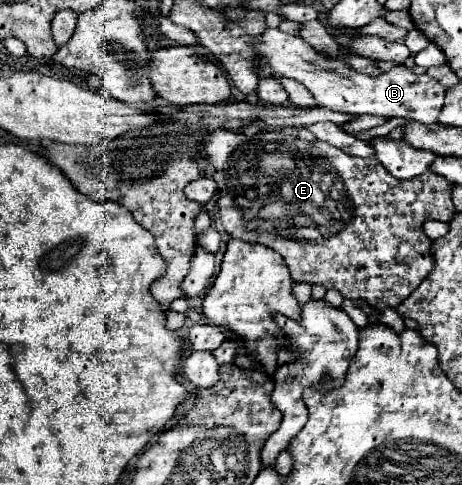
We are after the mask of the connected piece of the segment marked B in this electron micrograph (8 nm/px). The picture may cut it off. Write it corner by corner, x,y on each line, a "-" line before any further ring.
267,28
261,42
255,42
255,50
259,50
259,56
263,58
265,64
269,64
269,68
277,78
293,78
301,82
315,96
317,106
325,106
355,116
359,114
377,114
385,118
403,116
407,120
415,120
421,124
437,122
439,110
443,108
445,88
429,74
419,76
407,66
397,66
377,76
361,74
351,70
351,66
341,58
319,54
299,36
283,34
277,28

